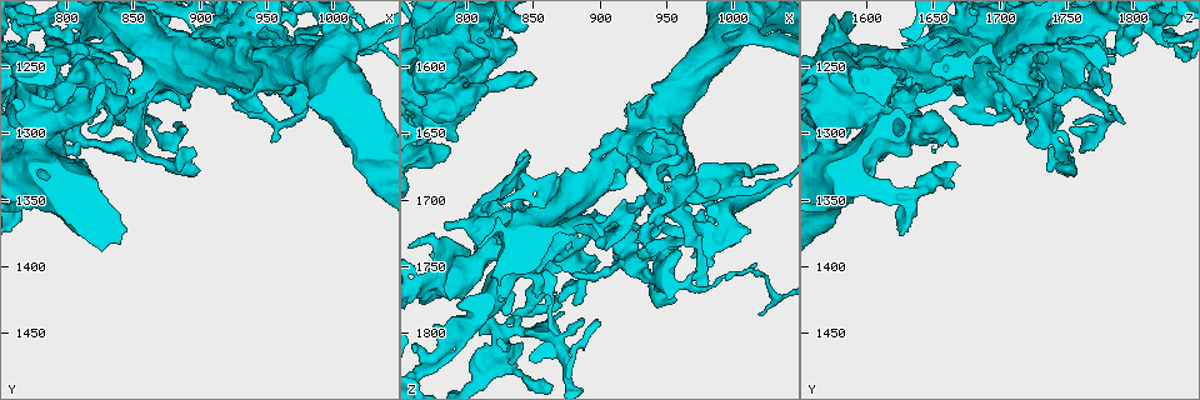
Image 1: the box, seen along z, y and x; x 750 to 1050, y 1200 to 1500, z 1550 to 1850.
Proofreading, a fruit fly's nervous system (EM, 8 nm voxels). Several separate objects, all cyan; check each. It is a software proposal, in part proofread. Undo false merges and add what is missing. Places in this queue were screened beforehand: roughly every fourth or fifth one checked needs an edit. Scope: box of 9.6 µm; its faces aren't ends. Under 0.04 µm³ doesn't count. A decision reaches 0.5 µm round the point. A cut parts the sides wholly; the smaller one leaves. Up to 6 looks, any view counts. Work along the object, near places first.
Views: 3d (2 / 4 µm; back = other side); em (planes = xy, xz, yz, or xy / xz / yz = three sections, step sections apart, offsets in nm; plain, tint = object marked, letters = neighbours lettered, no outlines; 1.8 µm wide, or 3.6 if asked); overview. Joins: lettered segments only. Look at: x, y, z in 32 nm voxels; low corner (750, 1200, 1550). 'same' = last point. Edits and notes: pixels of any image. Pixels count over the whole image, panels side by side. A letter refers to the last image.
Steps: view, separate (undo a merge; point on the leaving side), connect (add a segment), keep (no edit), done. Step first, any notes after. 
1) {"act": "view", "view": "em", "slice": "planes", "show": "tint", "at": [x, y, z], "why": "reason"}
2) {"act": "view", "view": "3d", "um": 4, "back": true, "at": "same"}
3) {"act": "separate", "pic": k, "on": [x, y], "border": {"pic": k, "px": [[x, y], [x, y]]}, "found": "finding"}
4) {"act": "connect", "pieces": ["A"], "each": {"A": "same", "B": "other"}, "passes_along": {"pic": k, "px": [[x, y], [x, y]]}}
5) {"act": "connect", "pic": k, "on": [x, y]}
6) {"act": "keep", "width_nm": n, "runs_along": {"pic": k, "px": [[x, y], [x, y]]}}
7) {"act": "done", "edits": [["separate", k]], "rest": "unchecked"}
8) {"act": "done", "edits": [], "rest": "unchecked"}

{"act": "view", "view": "3d", "um": 4, "at": [776, 1290, 1568]}

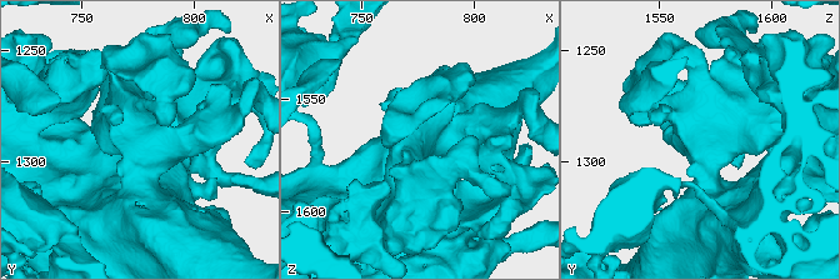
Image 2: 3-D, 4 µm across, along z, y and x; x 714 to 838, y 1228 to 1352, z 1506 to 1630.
{"act": "view", "view": "em", "um": 3.6, "slice": "planes", "show": "tint", "at": [774, 1290, 1569], "why": "now the EM"}

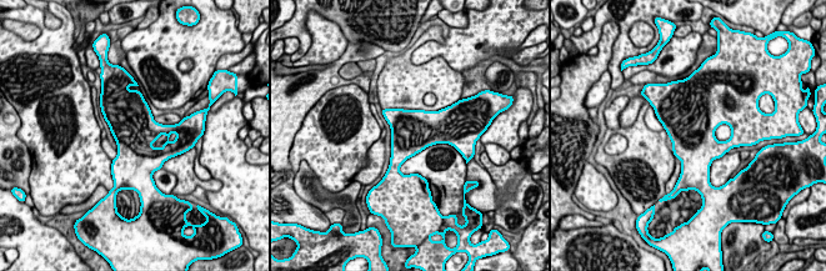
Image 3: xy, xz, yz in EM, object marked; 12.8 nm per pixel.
{"act": "view", "view": "em", "um": 3.6, "slice": "planes", "show": "letters", "at": "same", "why": "what lies round it"}

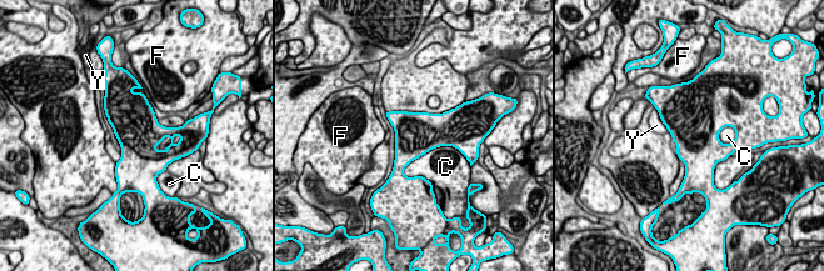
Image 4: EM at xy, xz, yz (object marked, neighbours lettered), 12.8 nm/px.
{"act": "keep", "each": {"C": "other", "F": "other", "Y": "other"}, "arms": 4, "border": {"pic": 4, "px": [[455, 147], [433, 147], [403, 174]]}, "found": "continuous, no second neuron"}

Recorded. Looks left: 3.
{"act": "view", "view": "em", "slice": "xy", "step": 16, "show": "tint", "at": [770, 1238, 1758]}

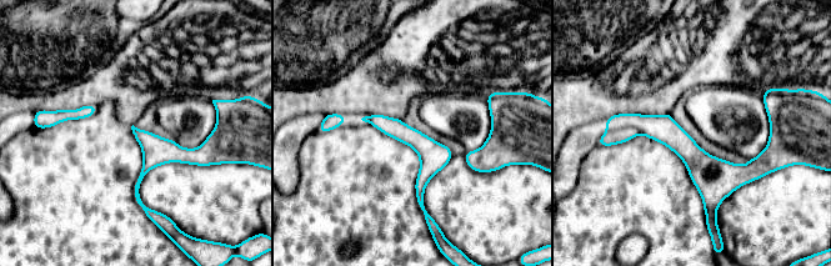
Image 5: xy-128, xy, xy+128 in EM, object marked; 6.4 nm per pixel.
{"act": "view", "view": "em", "slice": "xz", "step": 4, "show": "letters", "at": "same"}

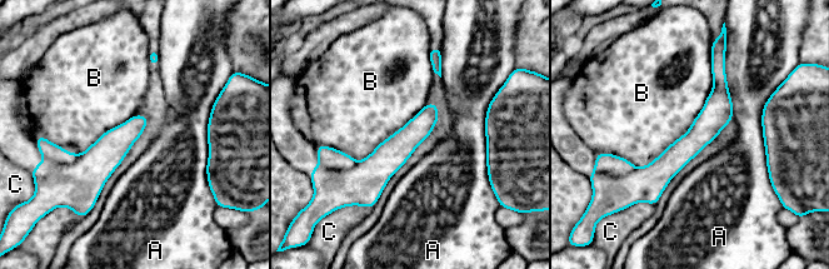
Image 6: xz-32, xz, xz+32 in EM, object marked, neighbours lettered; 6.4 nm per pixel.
{"act": "keep", "each": {"A": "other", "B": "other", "C": "other"}, "runs_along": {"pic": 6, "px": [[722, 70], [718, 111], [659, 173], [619, 160]]}, "found": "continuous, no second neuron"}

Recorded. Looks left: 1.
{"act": "done", "edits": [], "rest": "unchecked"}

